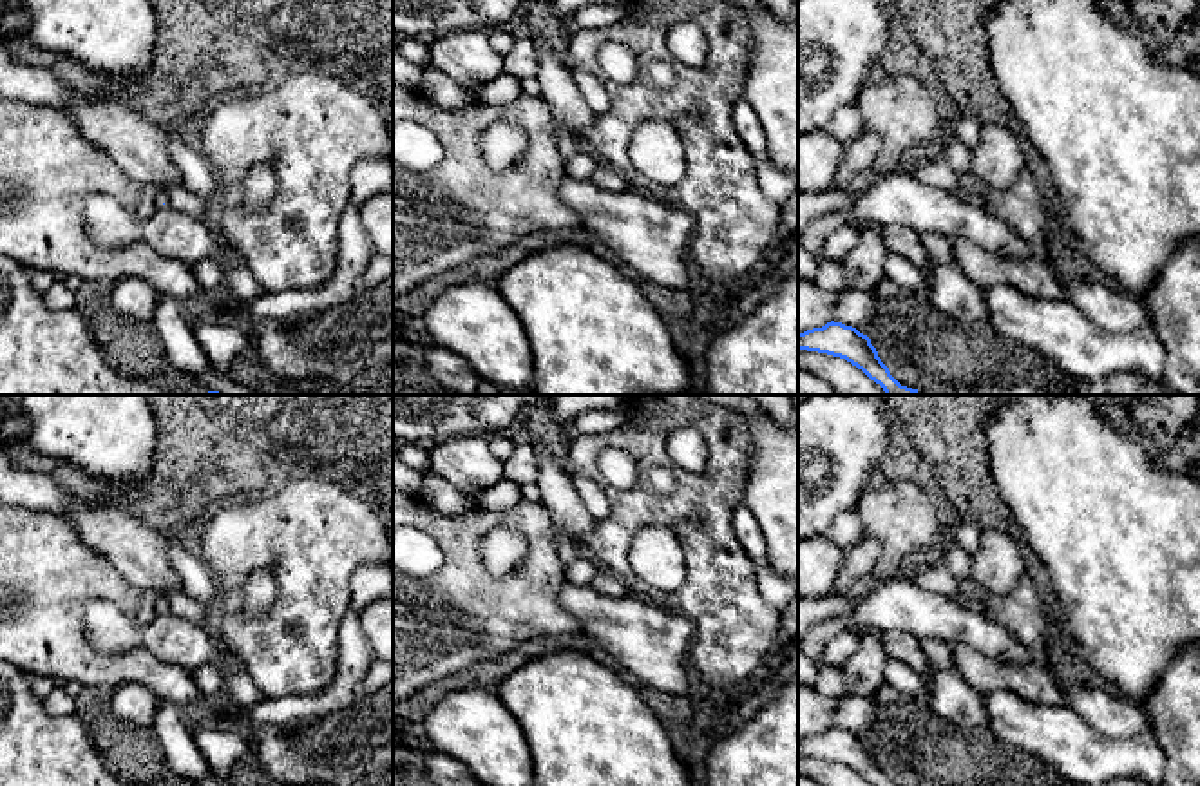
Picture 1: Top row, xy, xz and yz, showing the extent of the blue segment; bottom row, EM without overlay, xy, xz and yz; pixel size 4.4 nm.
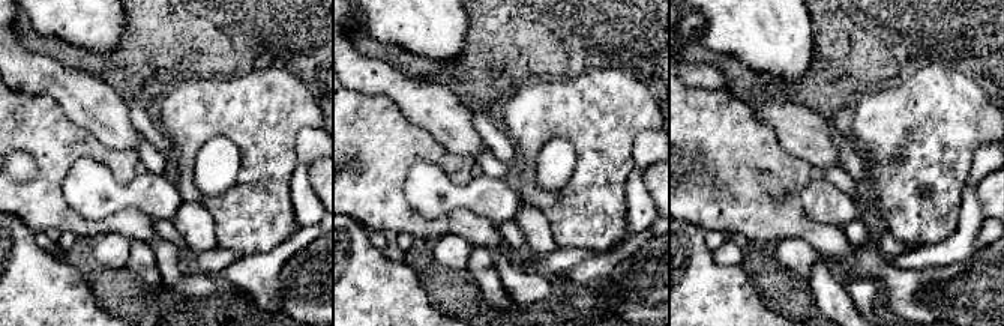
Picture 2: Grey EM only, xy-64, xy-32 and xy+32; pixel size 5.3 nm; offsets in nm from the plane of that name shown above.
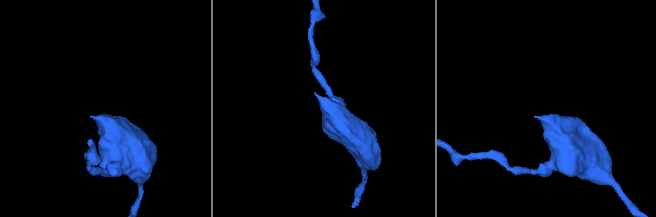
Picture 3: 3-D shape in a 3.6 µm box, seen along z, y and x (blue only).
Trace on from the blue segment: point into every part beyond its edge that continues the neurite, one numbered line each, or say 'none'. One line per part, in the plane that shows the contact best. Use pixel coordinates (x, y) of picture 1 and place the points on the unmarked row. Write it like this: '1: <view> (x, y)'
none

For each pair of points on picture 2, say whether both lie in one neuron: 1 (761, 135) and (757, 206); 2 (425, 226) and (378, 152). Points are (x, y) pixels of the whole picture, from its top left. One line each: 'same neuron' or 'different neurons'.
1: same neuron
2: same neuron

